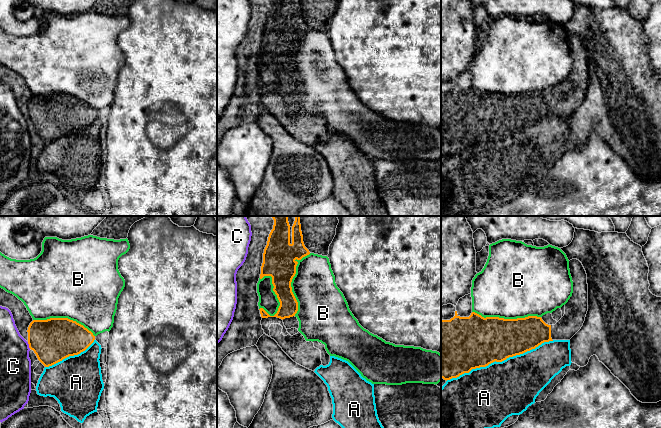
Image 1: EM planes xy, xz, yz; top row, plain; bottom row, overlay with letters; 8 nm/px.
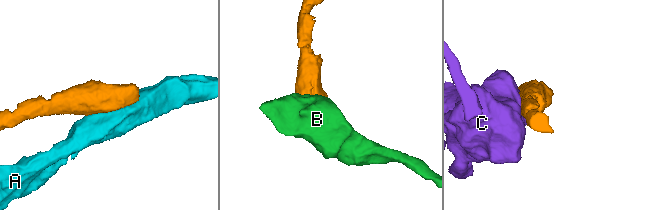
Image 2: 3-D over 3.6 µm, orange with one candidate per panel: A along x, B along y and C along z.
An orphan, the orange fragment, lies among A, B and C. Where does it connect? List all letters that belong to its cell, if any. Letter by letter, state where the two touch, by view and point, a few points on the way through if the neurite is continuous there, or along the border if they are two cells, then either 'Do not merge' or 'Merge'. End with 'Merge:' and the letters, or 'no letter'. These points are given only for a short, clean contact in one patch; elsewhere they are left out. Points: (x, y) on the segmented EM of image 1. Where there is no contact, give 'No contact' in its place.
A: Touches orange at yz (499, 361). Do not merge
B: Touches orange at xz (291, 281). Do not merge
C: Touches orange at xy (29, 345). Do not merge
Merge: no letter

